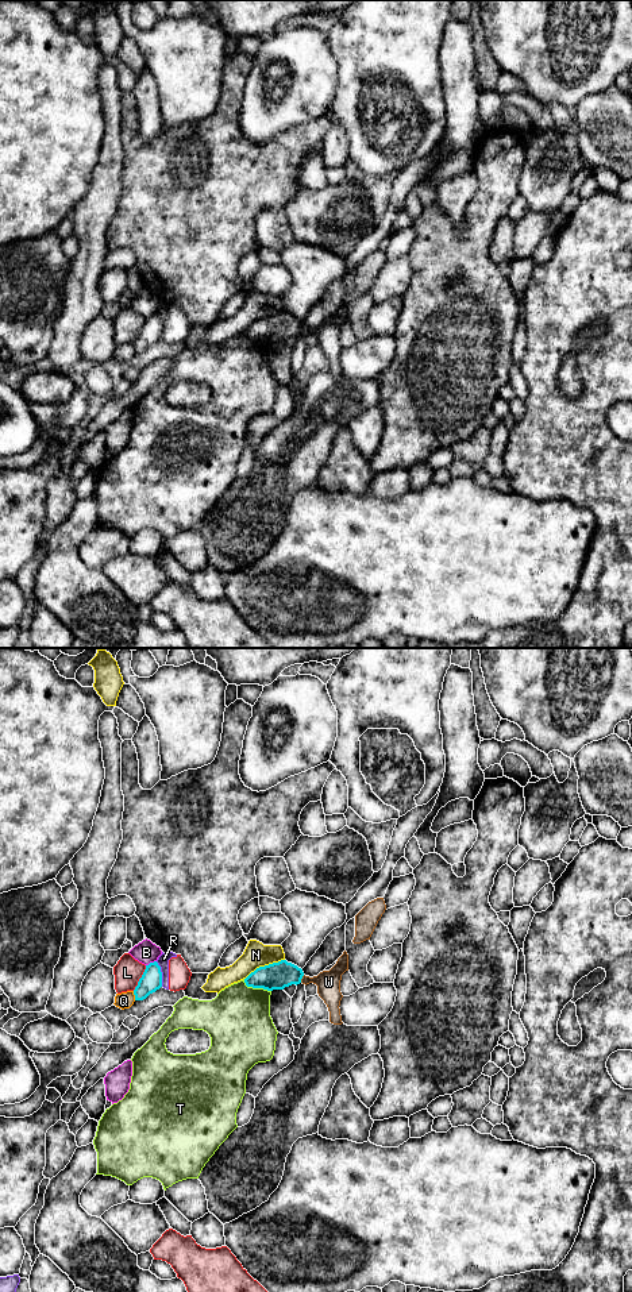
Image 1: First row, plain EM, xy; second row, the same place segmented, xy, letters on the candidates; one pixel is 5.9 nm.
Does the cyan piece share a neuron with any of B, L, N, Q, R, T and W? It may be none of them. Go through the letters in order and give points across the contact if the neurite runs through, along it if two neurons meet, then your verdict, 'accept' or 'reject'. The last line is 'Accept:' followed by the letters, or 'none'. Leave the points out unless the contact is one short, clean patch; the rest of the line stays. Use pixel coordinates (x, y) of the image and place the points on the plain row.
B: reject
L: reject
N: along xy (284, 311), (257, 319), (245, 331) | reject
Q: along xy (133, 343), (135, 351) | reject
R: reject
T: reject
W: along xy (304, 327), (300, 334) | reject
Accept: none

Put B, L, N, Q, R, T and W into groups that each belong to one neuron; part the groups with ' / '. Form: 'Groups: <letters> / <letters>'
Groups: B / L R / N / Q / T / W

